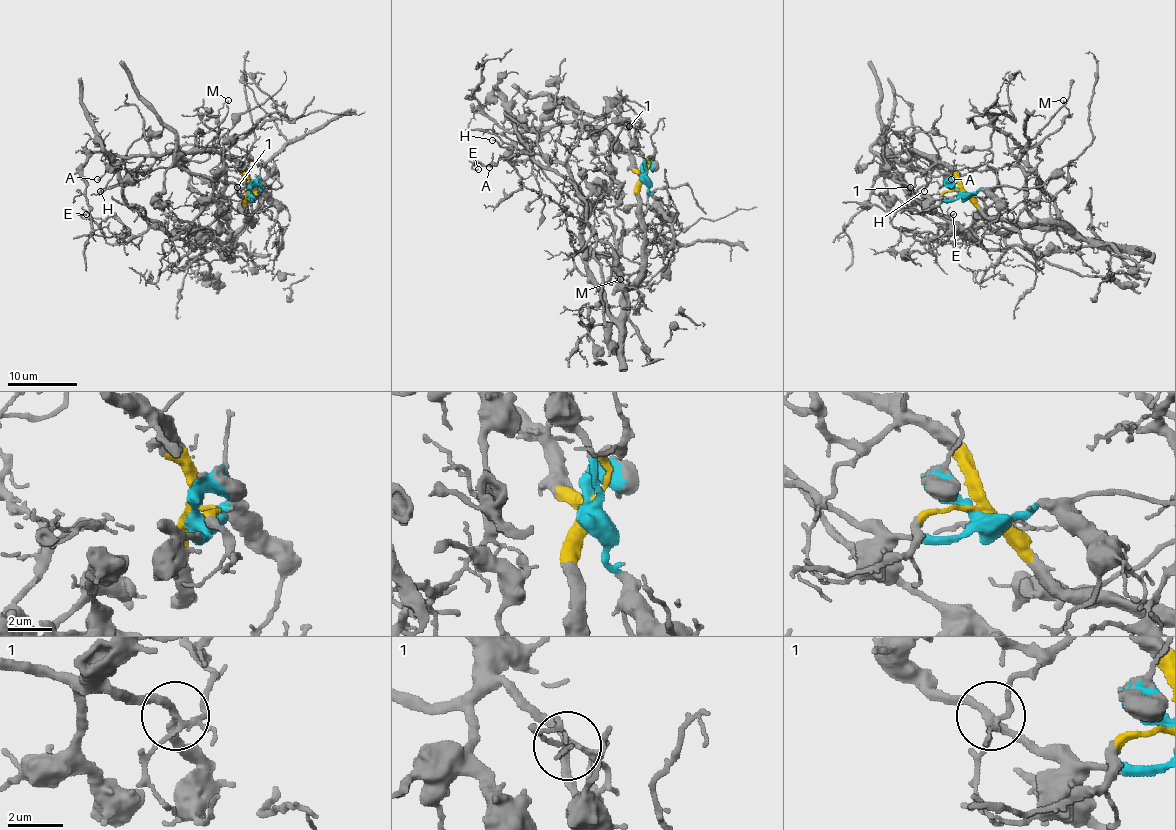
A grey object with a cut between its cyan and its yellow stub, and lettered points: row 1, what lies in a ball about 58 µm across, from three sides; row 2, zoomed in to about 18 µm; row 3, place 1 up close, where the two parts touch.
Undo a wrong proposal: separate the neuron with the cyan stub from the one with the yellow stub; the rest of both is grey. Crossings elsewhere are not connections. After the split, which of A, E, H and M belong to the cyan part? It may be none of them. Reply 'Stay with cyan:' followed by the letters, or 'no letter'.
Stay with cyan: A, H

